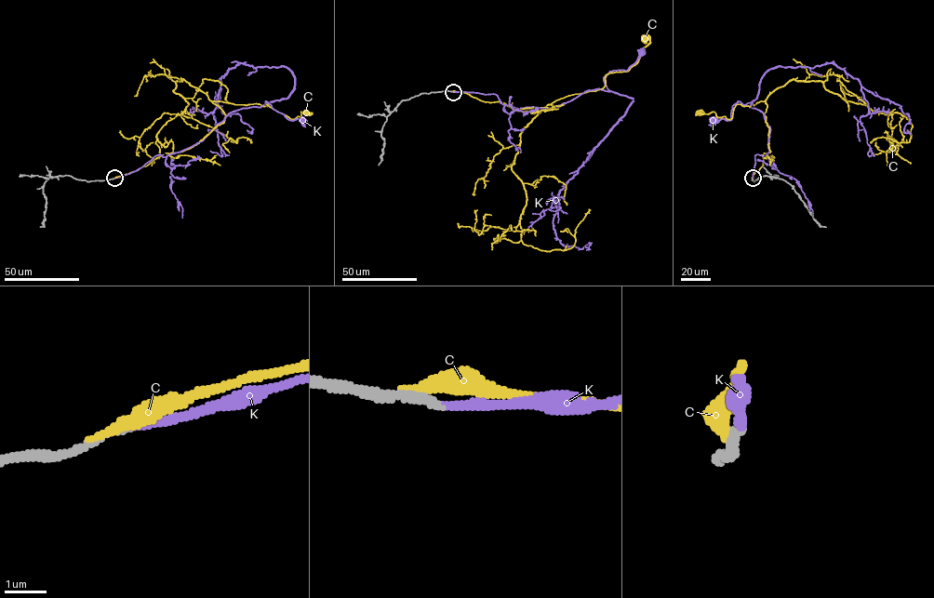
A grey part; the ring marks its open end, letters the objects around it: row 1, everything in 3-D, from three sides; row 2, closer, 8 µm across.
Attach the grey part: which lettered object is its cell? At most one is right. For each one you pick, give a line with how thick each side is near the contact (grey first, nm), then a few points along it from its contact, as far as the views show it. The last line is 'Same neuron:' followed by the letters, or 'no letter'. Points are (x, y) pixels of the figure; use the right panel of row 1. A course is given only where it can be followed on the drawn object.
K: calibres 200 and 190 nm; course (753, 178), (754, 155), (768, 150), (763, 112), (752, 102), (737, 101), (730, 120), (713, 120)
Same neuron: K

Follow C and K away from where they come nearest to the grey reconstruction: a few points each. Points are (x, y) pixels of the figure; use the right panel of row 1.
C: (752, 178), (763, 166), (764, 152), (770, 152), (765, 101), (737, 104), (731, 118), (700, 112)
K: (753, 178), (754, 155), (768, 150), (763, 112), (752, 102), (737, 101), (730, 120), (713, 120)

